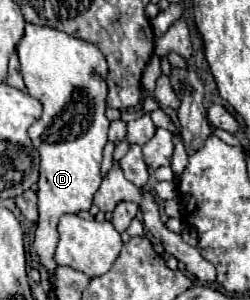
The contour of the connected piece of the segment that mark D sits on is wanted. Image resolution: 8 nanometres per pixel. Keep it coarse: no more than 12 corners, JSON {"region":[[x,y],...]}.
{"region":[[26,23],[18,55],[42,103],[34,249],[56,269],[60,215],[102,183],[108,63]]}

